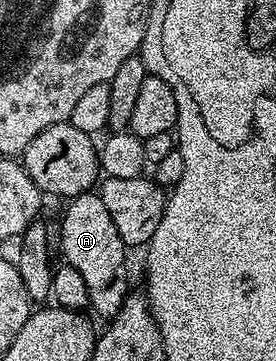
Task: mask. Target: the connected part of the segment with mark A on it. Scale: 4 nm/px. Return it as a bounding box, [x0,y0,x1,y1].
[62,194,131,321]

